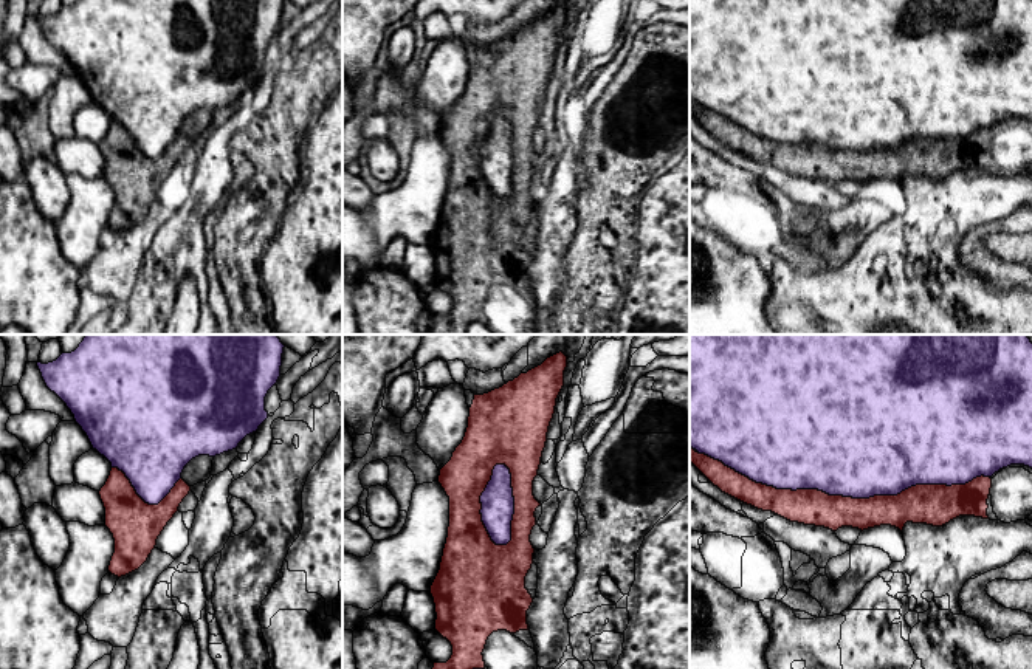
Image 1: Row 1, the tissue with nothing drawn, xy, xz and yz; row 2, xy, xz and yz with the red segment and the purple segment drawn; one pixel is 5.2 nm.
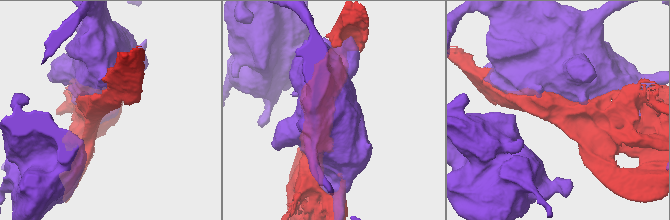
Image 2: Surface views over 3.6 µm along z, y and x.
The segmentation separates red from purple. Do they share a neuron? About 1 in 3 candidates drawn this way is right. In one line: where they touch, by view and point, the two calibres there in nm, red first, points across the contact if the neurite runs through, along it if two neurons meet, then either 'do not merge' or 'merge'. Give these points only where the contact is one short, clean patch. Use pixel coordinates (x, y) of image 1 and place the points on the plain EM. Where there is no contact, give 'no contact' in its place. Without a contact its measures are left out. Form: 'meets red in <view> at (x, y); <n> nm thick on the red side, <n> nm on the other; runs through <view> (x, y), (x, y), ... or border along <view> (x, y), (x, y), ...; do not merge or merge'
meets red in yz at (842, 149); 190 nm thick on the red side, 500 nm on the other; do not merge

